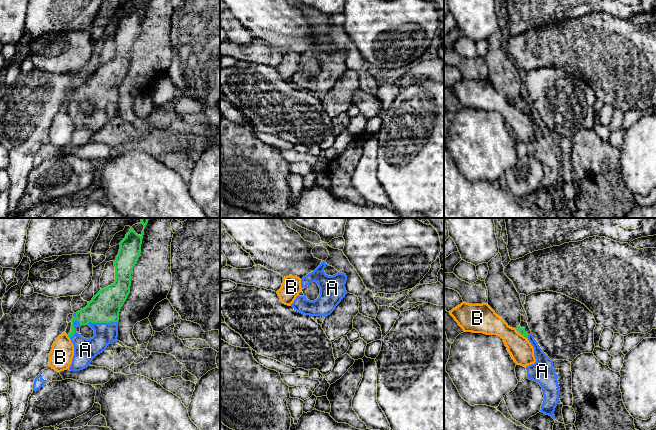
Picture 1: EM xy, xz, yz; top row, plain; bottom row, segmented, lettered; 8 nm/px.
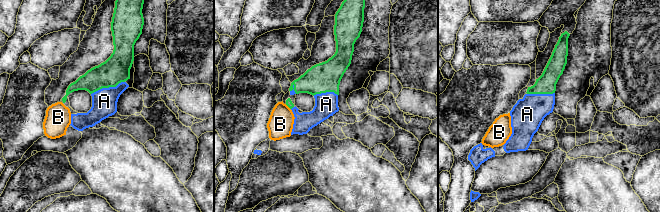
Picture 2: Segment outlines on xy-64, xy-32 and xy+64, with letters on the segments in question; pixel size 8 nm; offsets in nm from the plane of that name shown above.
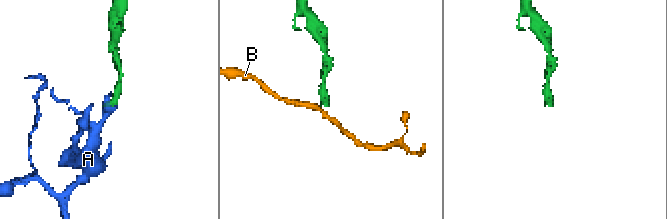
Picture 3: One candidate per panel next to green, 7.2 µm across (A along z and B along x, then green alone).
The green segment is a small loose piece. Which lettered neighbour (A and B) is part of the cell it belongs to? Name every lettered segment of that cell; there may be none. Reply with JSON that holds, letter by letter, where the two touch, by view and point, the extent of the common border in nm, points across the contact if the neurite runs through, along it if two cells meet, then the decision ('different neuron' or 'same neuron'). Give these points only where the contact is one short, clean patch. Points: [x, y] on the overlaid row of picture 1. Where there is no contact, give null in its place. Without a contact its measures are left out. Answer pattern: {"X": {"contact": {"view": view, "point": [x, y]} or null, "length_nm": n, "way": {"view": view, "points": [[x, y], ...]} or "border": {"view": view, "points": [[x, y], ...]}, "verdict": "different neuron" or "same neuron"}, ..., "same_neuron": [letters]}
{"A": {"contact": {"view": "xy", "point": [102, 322]}, "length_nm": 240, "verdict": "same neuron"}, "B": {"contact": {"view": "yz", "point": [523, 335]}, "length_nm": 80, "border": {"view": "yz", "points": [[519, 332], [526, 338]]}, "verdict": "different neuron"}, "same_neuron": ["A"]}

